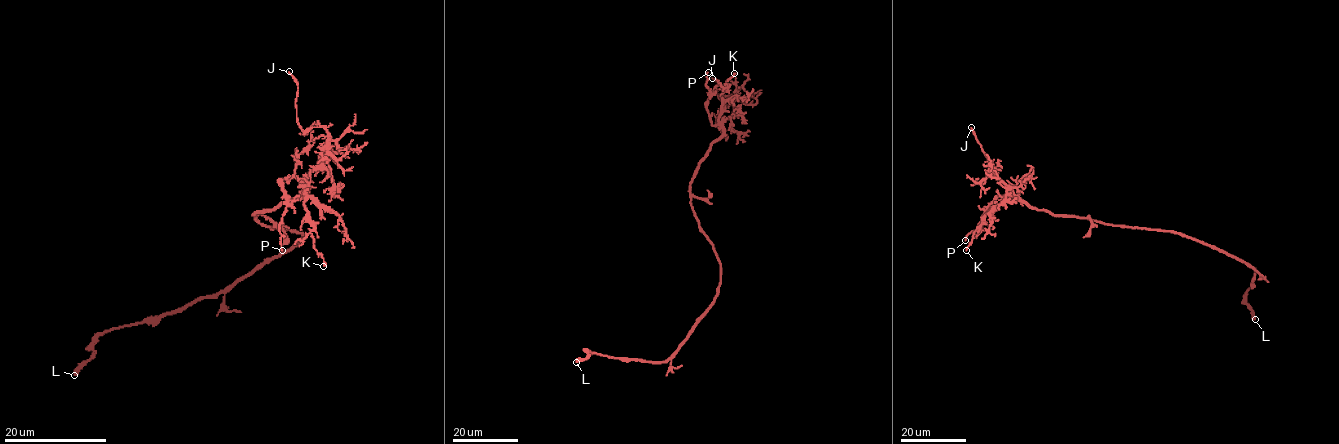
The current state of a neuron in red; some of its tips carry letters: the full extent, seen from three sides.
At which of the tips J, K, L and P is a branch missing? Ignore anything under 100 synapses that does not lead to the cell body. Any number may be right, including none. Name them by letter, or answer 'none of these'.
J

